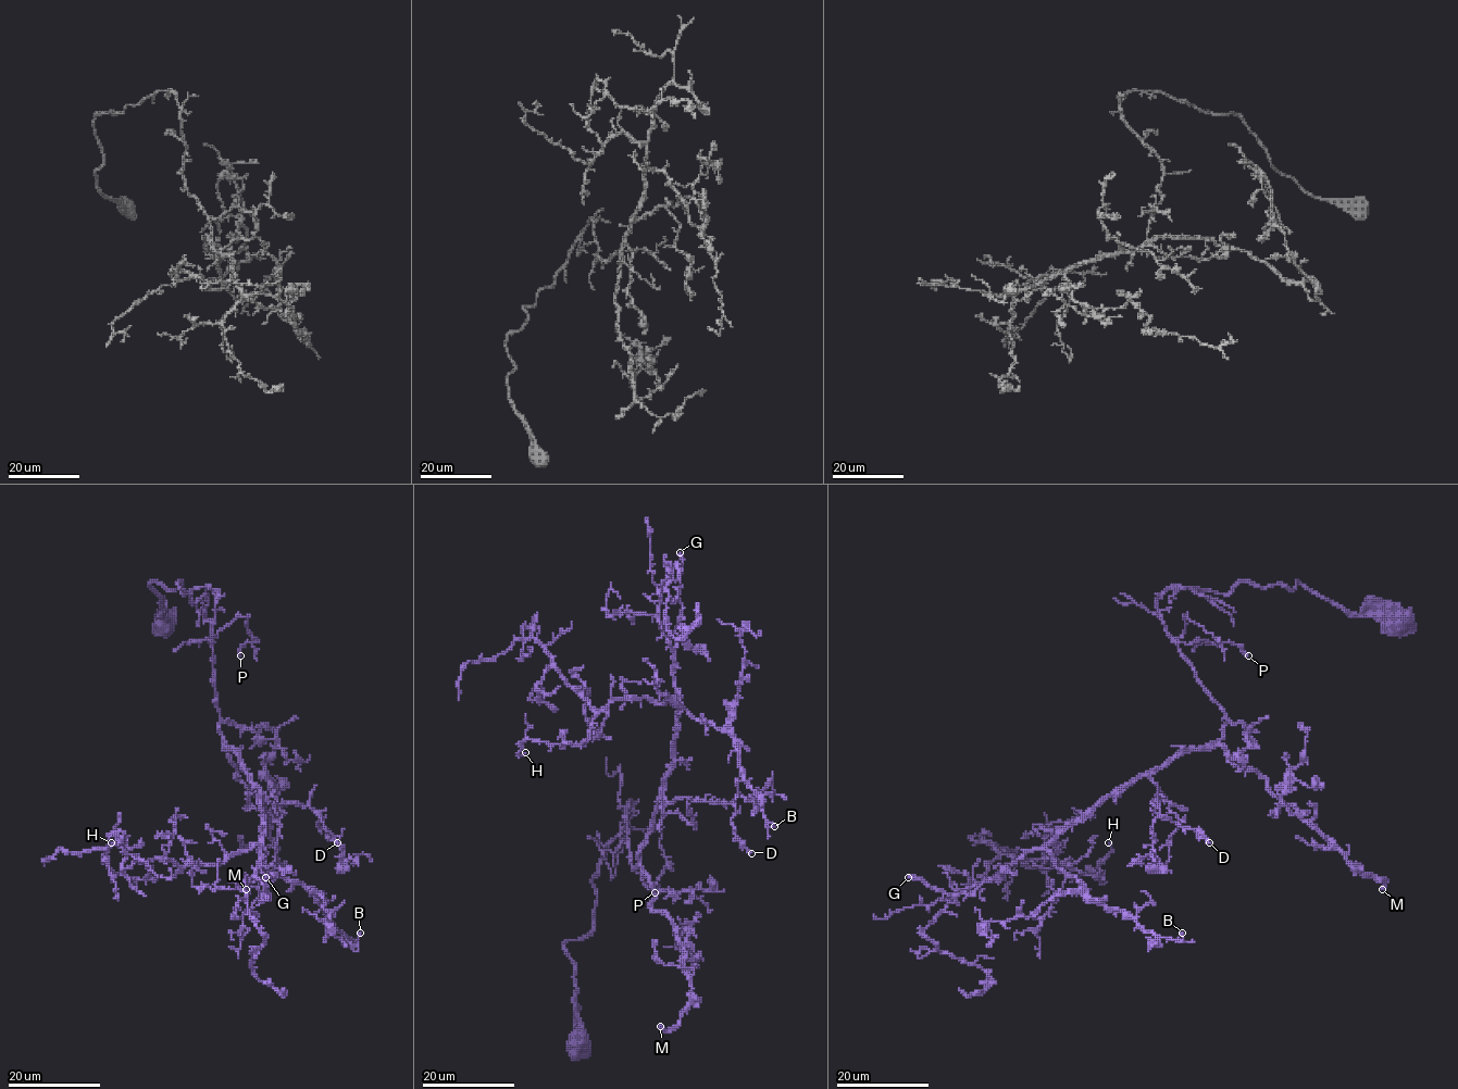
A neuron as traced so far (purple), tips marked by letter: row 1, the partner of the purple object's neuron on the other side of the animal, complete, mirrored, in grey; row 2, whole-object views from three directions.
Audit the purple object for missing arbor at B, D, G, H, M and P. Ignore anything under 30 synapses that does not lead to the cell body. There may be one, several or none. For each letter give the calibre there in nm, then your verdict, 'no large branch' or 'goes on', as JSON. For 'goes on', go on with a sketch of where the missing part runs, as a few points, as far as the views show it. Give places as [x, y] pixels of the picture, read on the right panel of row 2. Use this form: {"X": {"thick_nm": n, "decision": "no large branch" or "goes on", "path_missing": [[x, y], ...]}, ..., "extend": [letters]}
{"B": {"thick_nm": 190, "decision": "no large branch"}, "D": {"thick_nm": 240, "decision": "no large branch"}, "G": {"thick_nm": 320, "decision": "no large branch"}, "H": {"thick_nm": 160, "decision": "no large branch"}, "M": {"thick_nm": 280, "decision": "goes on", "path_missing": [[1382, 889], [1367, 916], [1343, 937], [1350, 960], [1334, 885], [1351, 862], [1350, 845]]}, "P": {"thick_nm": 340, "decision": "no large branch"}, "extend": ["M"]}

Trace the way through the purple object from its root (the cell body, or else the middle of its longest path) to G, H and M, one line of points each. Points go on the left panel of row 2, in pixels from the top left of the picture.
G: (166, 625), (152, 581), (216, 591), (220, 735), (258, 788), (256, 877), (268, 895), (265, 877)
H: (166, 625), (152, 581), (216, 591), (220, 735), (258, 788), (263, 837), (147, 879), (109, 866), (111, 842)
M: (166, 625), (152, 581), (216, 591), (220, 735), (236, 776), (262, 803), (276, 853), (275, 870), (246, 889)

